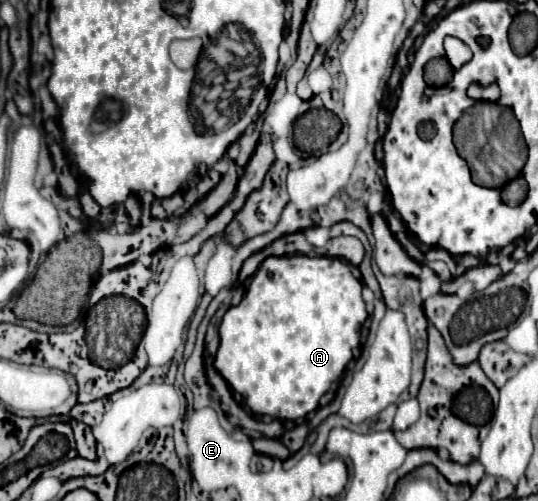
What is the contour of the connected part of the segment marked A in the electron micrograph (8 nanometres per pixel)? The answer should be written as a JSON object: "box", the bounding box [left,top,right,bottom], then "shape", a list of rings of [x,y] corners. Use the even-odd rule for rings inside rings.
{"box":[215,255,367,421],"shape":[[[307,255],[267,257],[261,263],[259,271],[253,275],[249,289],[247,289],[245,297],[241,299],[241,303],[237,307],[231,307],[221,321],[221,327],[219,327],[221,345],[219,345],[219,351],[215,355],[215,369],[223,375],[223,379],[229,383],[229,387],[243,397],[245,407],[253,415],[273,417],[273,419],[279,419],[279,421],[301,419],[309,411],[315,411],[319,407],[319,399],[329,391],[329,387],[345,371],[347,363],[353,359],[353,349],[359,347],[359,343],[361,343],[361,327],[363,327],[365,319],[367,319],[367,309],[365,309],[365,303],[363,303],[363,297],[361,297],[361,283],[359,283],[359,279],[353,277],[351,267],[345,261],[335,259],[335,257],[307,257]]]}

